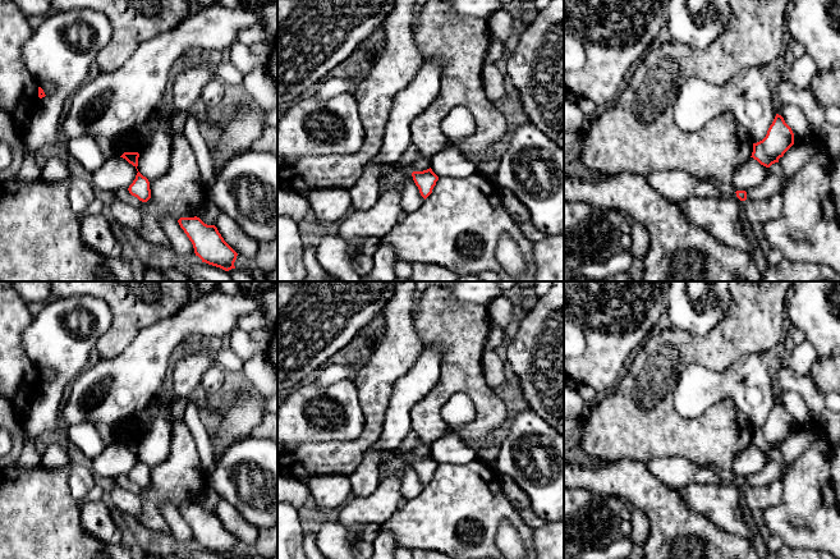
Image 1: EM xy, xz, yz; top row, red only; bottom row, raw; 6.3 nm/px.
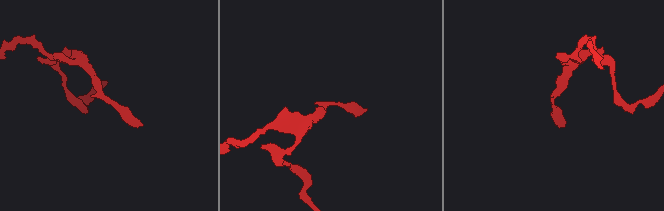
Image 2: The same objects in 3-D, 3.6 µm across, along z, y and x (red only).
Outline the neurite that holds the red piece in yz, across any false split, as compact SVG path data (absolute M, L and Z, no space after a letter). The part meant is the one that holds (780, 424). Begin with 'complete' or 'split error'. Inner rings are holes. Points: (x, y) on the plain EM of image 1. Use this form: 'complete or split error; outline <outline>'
complete; outline M776 400L766 423L753 430L752 443L761 452L770 454L794 431L794 420L784 404Z

